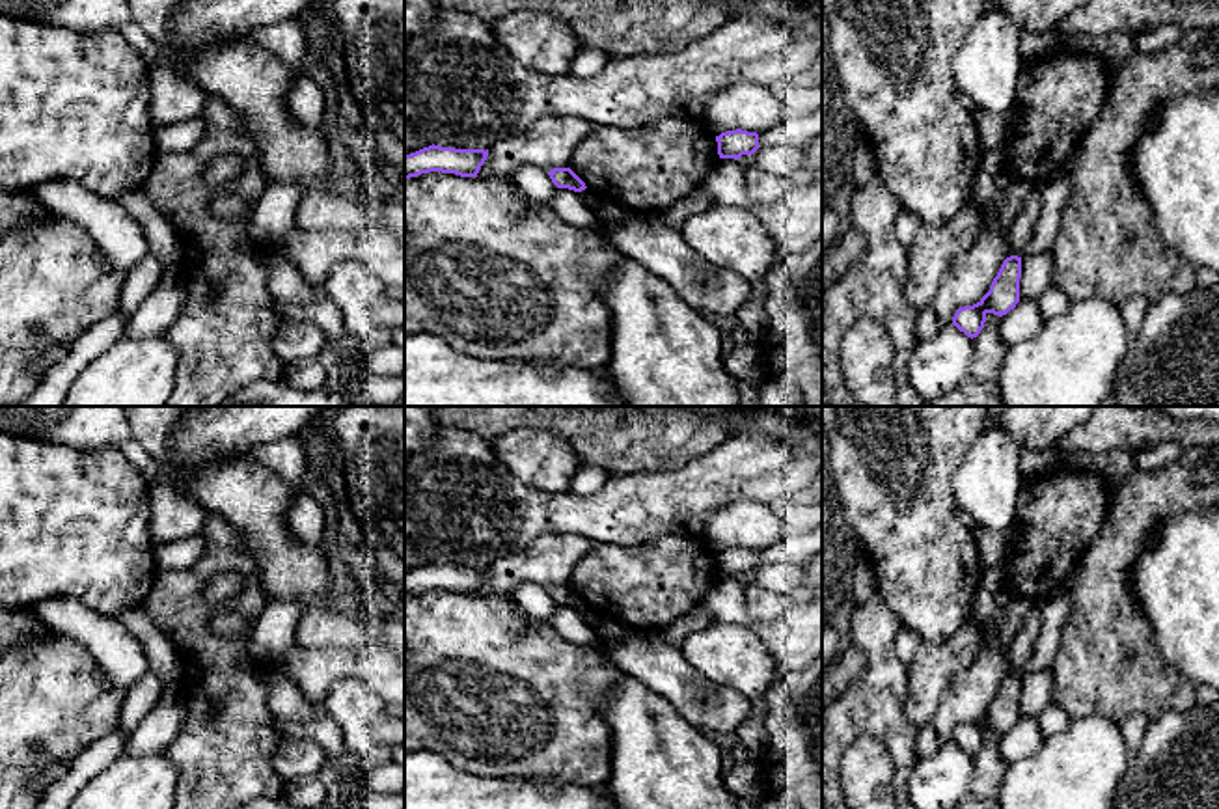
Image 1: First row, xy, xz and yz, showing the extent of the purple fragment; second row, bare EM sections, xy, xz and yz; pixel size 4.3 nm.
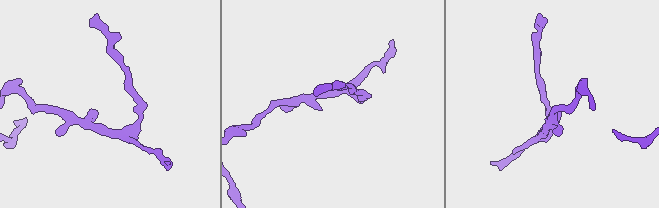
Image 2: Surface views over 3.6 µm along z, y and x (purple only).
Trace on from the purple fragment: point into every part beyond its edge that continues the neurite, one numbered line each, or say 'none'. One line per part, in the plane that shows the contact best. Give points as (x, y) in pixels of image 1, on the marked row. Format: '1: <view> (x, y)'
none

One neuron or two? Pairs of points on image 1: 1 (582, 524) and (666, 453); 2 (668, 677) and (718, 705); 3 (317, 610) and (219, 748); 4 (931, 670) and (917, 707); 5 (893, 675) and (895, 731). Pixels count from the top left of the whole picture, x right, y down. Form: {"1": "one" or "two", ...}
{"1": "two", "2": "one", "3": "two", "4": "one", "5": "one"}

